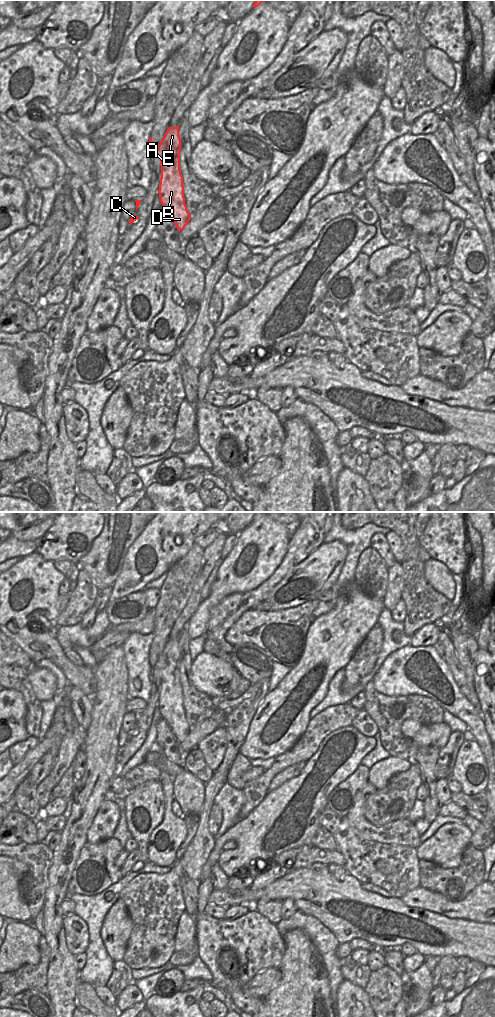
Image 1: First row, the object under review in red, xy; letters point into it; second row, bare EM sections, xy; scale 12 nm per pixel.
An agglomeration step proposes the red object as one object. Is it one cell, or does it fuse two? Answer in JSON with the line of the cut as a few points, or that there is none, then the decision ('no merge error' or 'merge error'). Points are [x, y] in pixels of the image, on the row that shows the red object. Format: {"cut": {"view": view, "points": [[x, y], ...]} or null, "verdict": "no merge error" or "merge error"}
{"cut": {"view": "xy", "points": [[160, 144], [155, 153]]}, "verdict": "merge error"}

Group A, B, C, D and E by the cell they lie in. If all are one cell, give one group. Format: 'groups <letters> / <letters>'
groups A B D E / C

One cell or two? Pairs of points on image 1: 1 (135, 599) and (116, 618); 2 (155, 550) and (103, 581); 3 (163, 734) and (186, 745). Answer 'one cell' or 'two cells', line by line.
1: one cell
2: two cells
3: two cells

